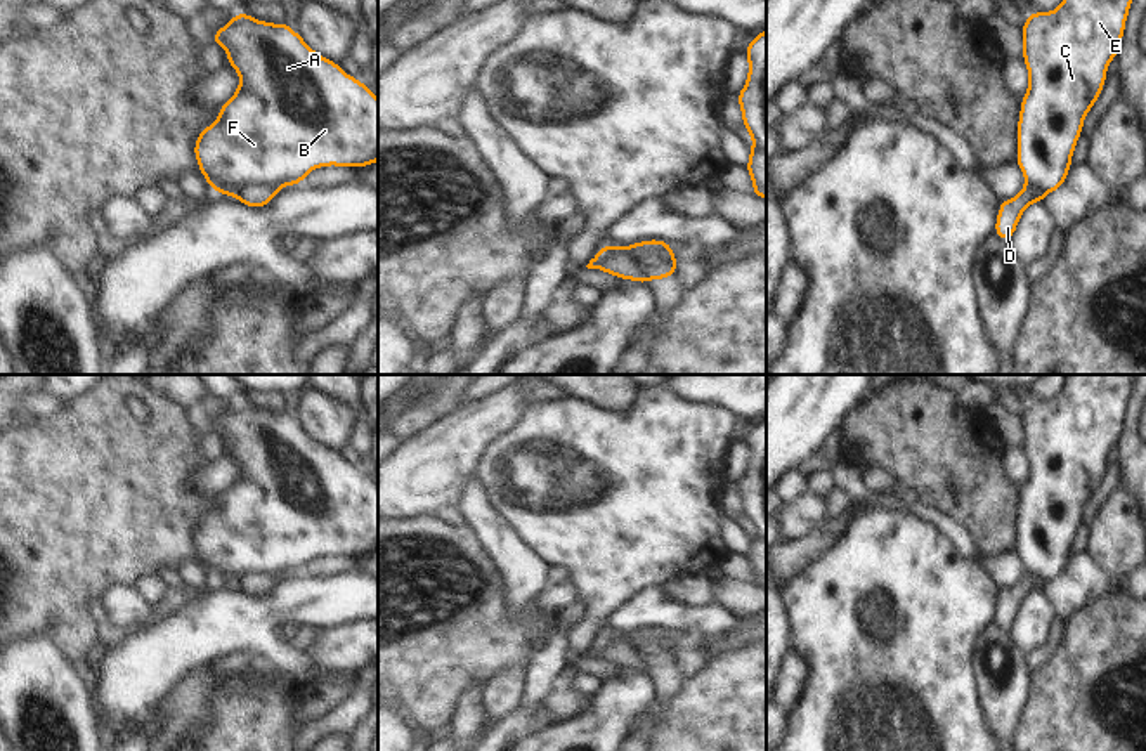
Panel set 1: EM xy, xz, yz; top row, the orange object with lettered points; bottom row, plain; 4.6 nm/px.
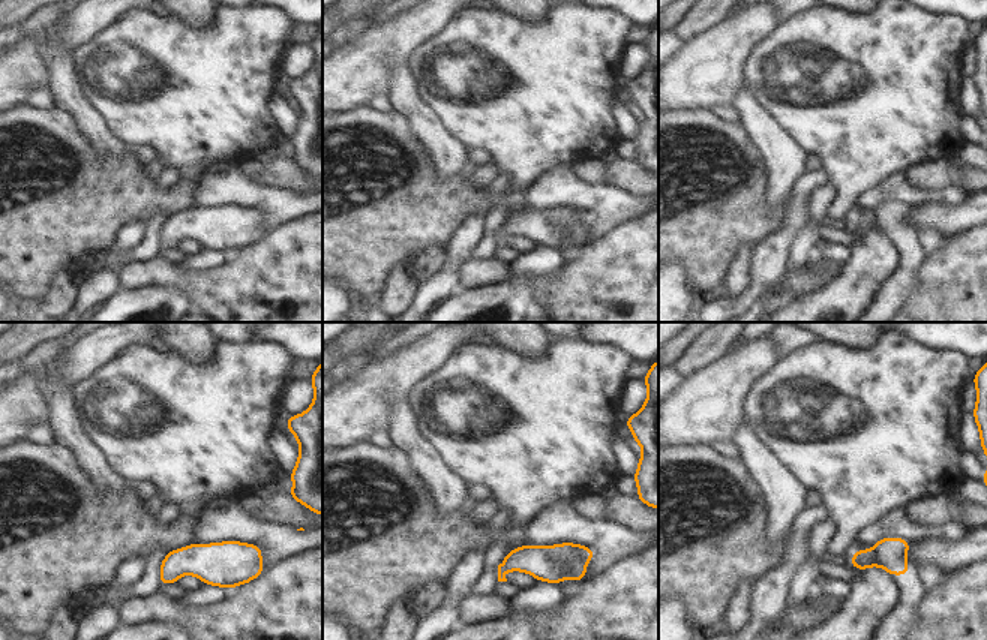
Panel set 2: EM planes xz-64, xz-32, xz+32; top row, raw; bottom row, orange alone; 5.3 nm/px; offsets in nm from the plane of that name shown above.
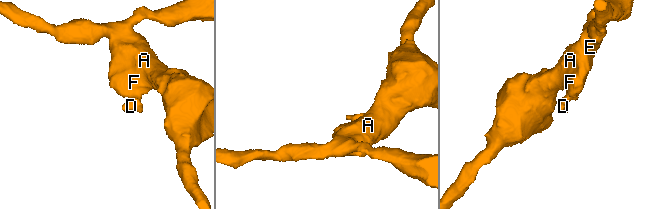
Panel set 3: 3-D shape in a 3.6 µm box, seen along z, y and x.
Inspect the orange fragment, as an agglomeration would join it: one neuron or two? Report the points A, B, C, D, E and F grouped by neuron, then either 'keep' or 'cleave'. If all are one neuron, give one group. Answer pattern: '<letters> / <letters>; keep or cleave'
A B C E F / D; cleave

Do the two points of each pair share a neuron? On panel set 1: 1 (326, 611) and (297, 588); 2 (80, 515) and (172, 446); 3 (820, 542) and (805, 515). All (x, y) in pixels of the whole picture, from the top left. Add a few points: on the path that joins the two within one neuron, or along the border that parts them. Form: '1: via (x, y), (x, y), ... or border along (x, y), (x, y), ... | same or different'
1: via (321, 602), (316, 595), (306, 595) | same
2: via (80, 486), (120, 446), (143, 446) | same
3: border along (827, 517), (807, 535), (789, 542) | different

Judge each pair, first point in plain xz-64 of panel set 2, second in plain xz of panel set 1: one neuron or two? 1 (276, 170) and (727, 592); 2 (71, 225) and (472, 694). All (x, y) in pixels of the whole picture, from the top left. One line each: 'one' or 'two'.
1: one
2: two

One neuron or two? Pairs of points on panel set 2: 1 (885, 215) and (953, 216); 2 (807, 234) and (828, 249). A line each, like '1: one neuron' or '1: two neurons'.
1: two neurons
2: two neurons

